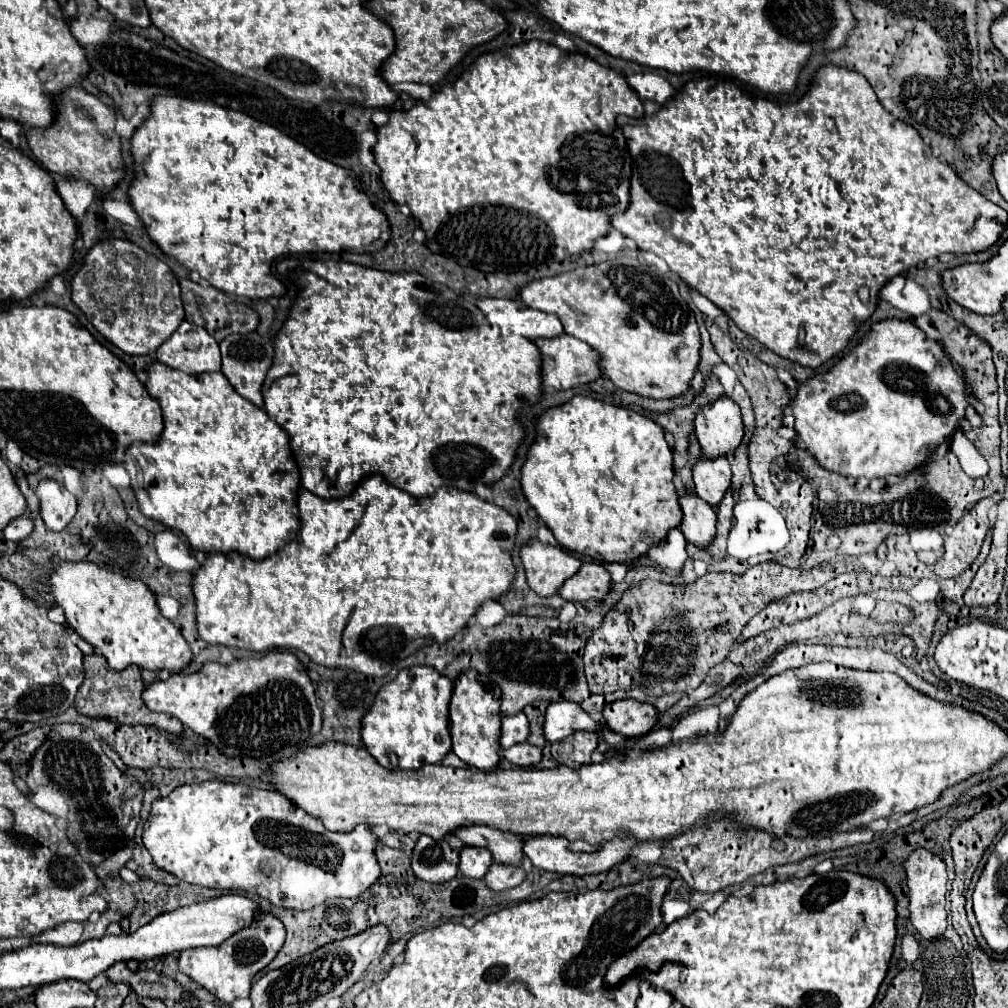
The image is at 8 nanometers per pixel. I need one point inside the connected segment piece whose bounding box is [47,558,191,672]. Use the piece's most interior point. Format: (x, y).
(117, 615)

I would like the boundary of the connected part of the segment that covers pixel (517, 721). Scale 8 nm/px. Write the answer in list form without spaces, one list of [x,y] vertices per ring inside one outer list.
[[[523,712],[513,716],[503,716],[501,720],[501,748],[511,748],[513,744],[527,740],[527,718]]]

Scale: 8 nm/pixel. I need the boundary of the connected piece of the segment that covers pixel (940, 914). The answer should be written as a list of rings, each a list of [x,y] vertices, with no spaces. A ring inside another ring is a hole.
[[[917,848],[905,862],[907,872],[907,886],[909,886],[909,912],[911,924],[923,938],[941,936],[947,928],[947,914],[945,914],[945,894],[947,894],[947,870],[945,862],[931,854],[925,848]]]

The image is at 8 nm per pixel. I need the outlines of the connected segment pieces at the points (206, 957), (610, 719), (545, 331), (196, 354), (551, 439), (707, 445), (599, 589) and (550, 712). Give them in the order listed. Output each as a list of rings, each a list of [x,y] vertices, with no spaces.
[[[259,914],[255,926],[233,934],[227,942],[219,946],[207,946],[199,950],[183,950],[179,956],[179,970],[193,978],[199,986],[207,988],[225,1004],[233,1004],[235,998],[247,998],[251,990],[253,976],[263,970],[281,950],[285,942],[285,928],[279,918],[273,914]]]
[[[615,700],[605,706],[605,726],[621,736],[647,734],[657,722],[657,710],[647,702]]]
[[[477,298],[477,308],[491,324],[507,328],[523,338],[555,338],[563,334],[563,326],[555,314],[545,314],[525,306],[521,300],[507,298]]]
[[[187,320],[157,348],[157,360],[187,374],[219,372],[221,366],[217,340],[205,328]]]
[[[573,396],[569,402],[549,408],[545,412],[539,414],[537,418],[537,426],[535,426],[535,440],[527,452],[527,460],[521,468],[521,490],[527,498],[527,502],[535,508],[535,512],[539,514],[539,518],[543,520],[543,524],[553,532],[555,540],[559,542],[559,546],[571,550],[571,552],[579,552],[585,556],[595,558],[597,562],[631,562],[643,554],[647,554],[647,550],[651,546],[657,546],[671,528],[679,526],[681,522],[681,510],[679,510],[679,496],[675,492],[673,486],[673,454],[669,444],[663,438],[663,428],[653,422],[651,418],[647,418],[645,414],[639,414],[631,408],[625,406],[613,406],[601,400],[595,400],[591,396]]]
[[[719,396],[713,404],[703,406],[693,424],[701,450],[709,458],[735,452],[743,438],[741,410],[729,396]]]
[[[585,562],[581,568],[563,582],[557,594],[569,602],[585,602],[585,600],[603,600],[609,592],[611,576],[603,568],[603,564]]]
[[[551,702],[545,710],[543,722],[543,736],[547,744],[559,742],[571,736],[575,730],[599,730],[601,726],[595,724],[585,710],[579,710],[575,702]]]

